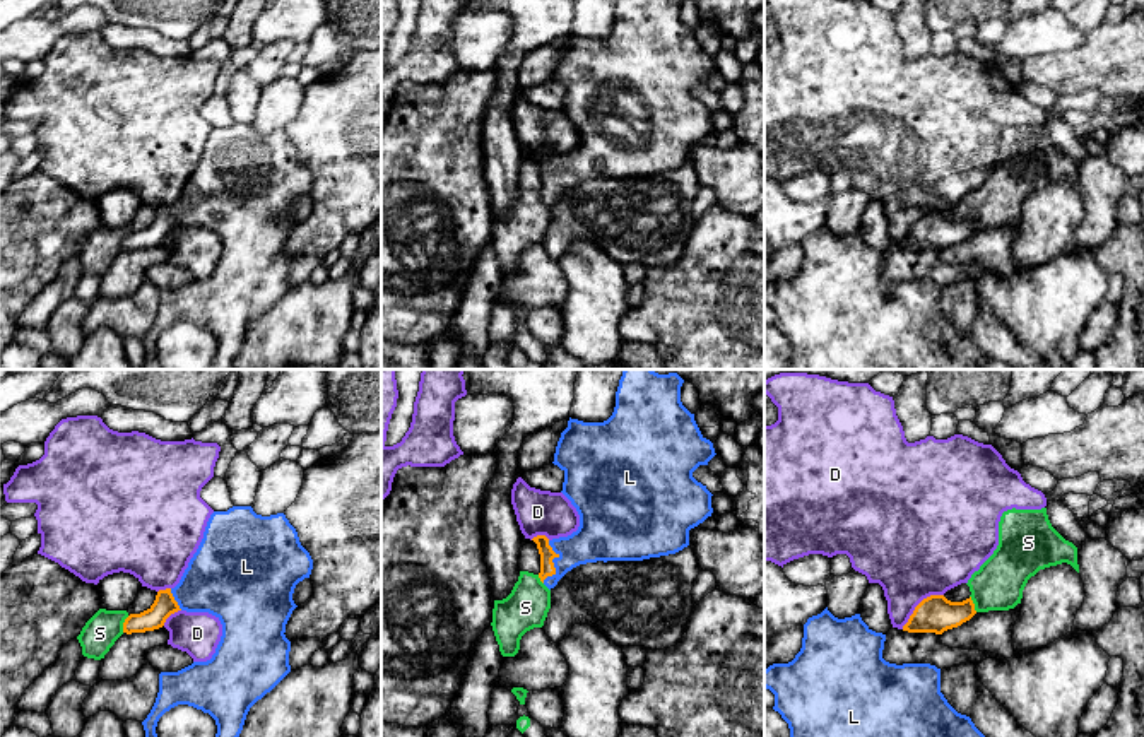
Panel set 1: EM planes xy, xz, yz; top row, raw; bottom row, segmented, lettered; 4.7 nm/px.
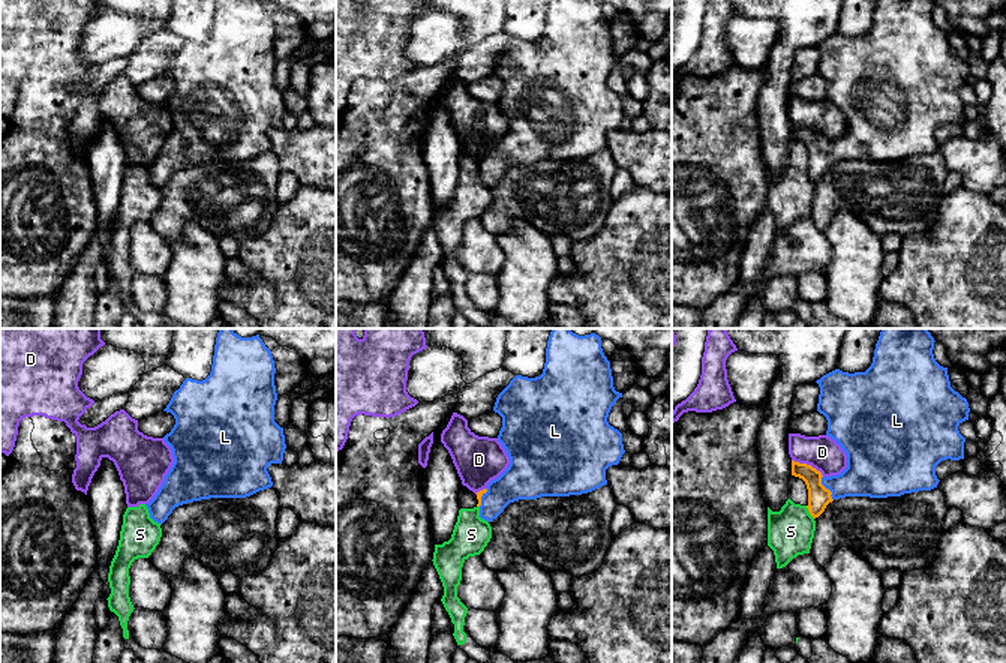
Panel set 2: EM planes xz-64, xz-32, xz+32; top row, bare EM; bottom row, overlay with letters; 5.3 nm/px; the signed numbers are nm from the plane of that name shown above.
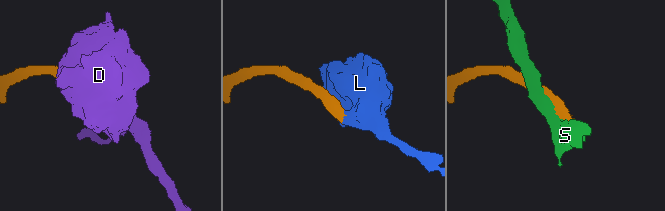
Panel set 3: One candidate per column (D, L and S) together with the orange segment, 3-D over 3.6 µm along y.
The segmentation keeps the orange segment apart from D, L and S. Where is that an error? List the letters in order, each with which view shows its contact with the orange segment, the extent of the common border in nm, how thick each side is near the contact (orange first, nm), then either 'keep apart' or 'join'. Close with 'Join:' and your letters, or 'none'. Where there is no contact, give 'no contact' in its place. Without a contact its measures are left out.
D: contact in yz; length 260 nm; calibres 180 and 440 nm; keep apart
L: contact in xz; length 200 nm; calibres 70 and 220 nm; join
S: contact in xy; length 90 nm; calibres 110 and 160 nm; keep apart
Join: L

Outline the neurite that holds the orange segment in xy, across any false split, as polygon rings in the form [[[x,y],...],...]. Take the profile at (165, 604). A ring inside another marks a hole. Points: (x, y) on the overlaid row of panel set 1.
[[[233,506],[210,515],[180,583],[159,590],[147,610],[130,614],[123,622],[127,634],[145,633],[162,628],[171,614],[186,610],[209,612],[222,624],[222,636],[210,660],[159,674],[156,703],[142,722],[145,737],[157,737],[159,718],[178,705],[209,713],[217,725],[215,737],[239,737],[250,708],[291,672],[291,641],[284,633],[298,607],[292,600],[294,588],[310,578],[311,569],[313,559],[284,513],[262,516],[251,506]]]

